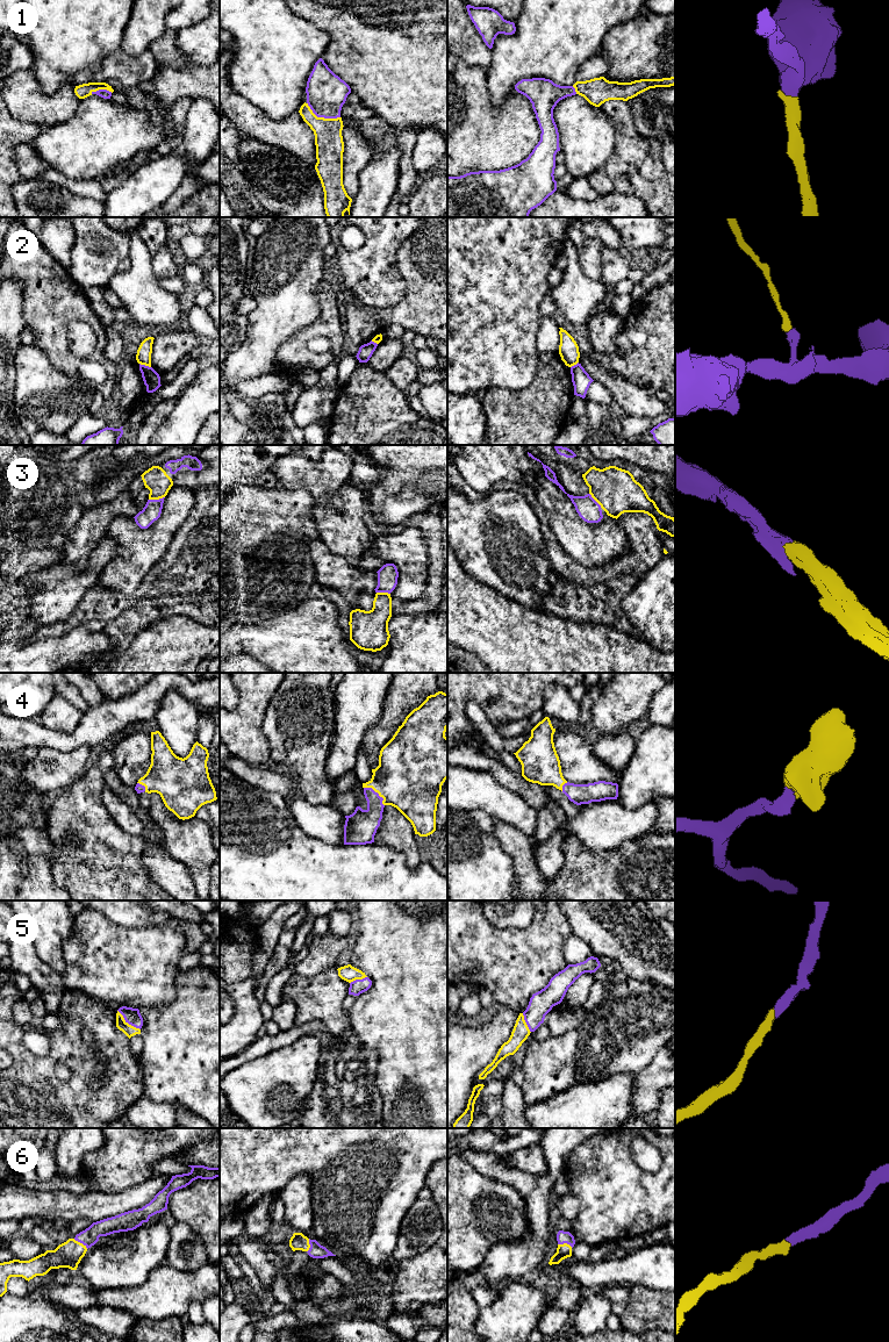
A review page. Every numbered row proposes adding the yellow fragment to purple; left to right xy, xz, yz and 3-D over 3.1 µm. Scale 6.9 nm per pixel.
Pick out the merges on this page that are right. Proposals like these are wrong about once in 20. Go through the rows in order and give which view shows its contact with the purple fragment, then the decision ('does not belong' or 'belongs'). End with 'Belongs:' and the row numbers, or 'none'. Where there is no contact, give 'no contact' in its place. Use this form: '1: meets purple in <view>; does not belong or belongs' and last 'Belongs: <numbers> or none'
1: meets purple in xz; belongs
2: meets purple in xy; does not belong
3: meets purple in xy; belongs
4: meets purple in xz; belongs
5: meets purple in xy; belongs
6: meets purple in xy; belongs
Belongs: 1, 3, 4, 5, 6

